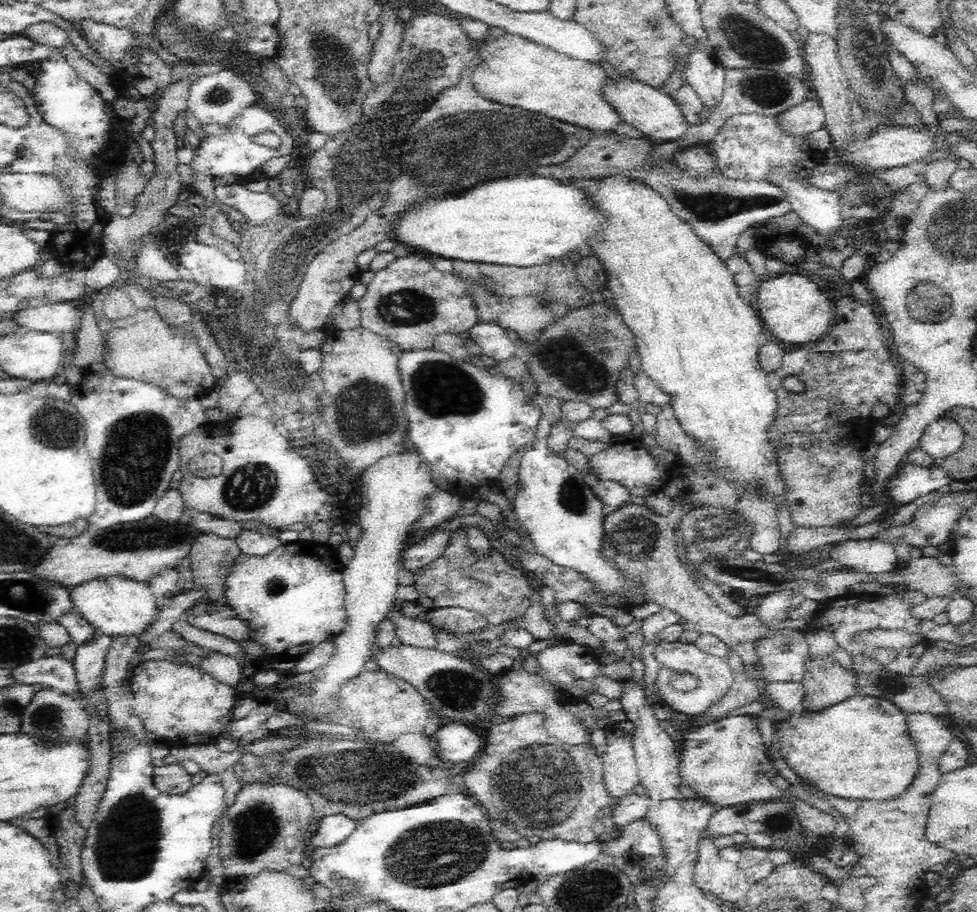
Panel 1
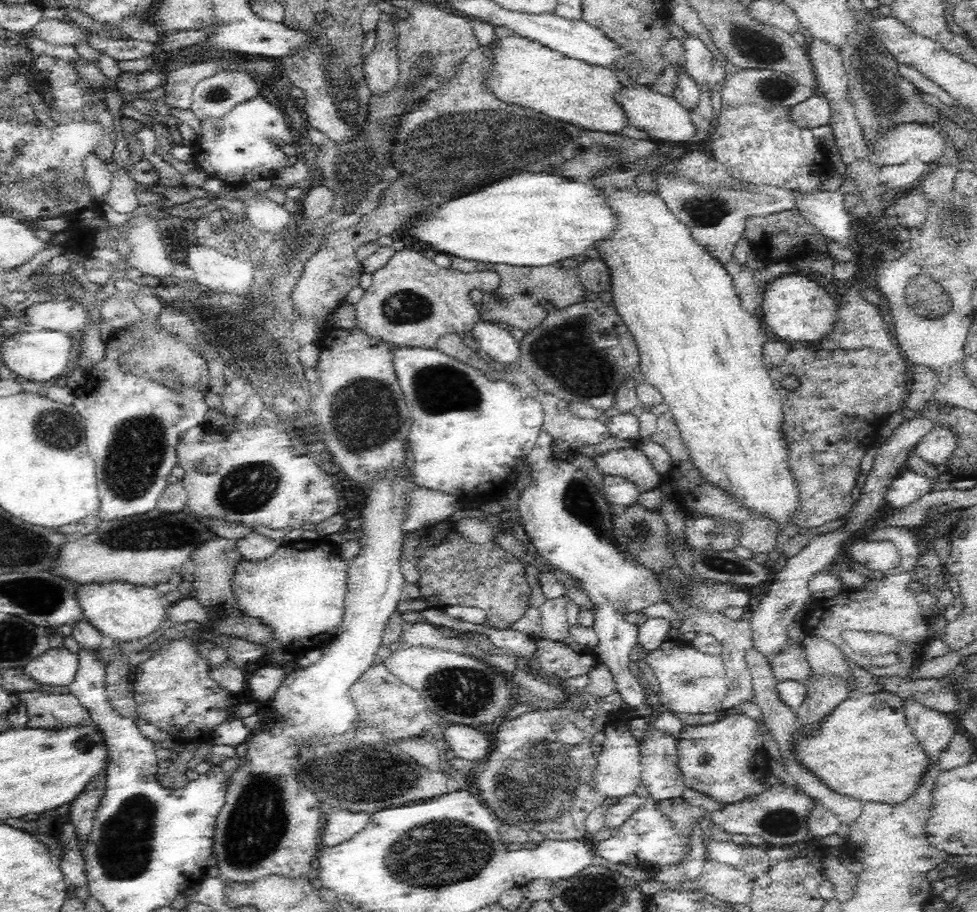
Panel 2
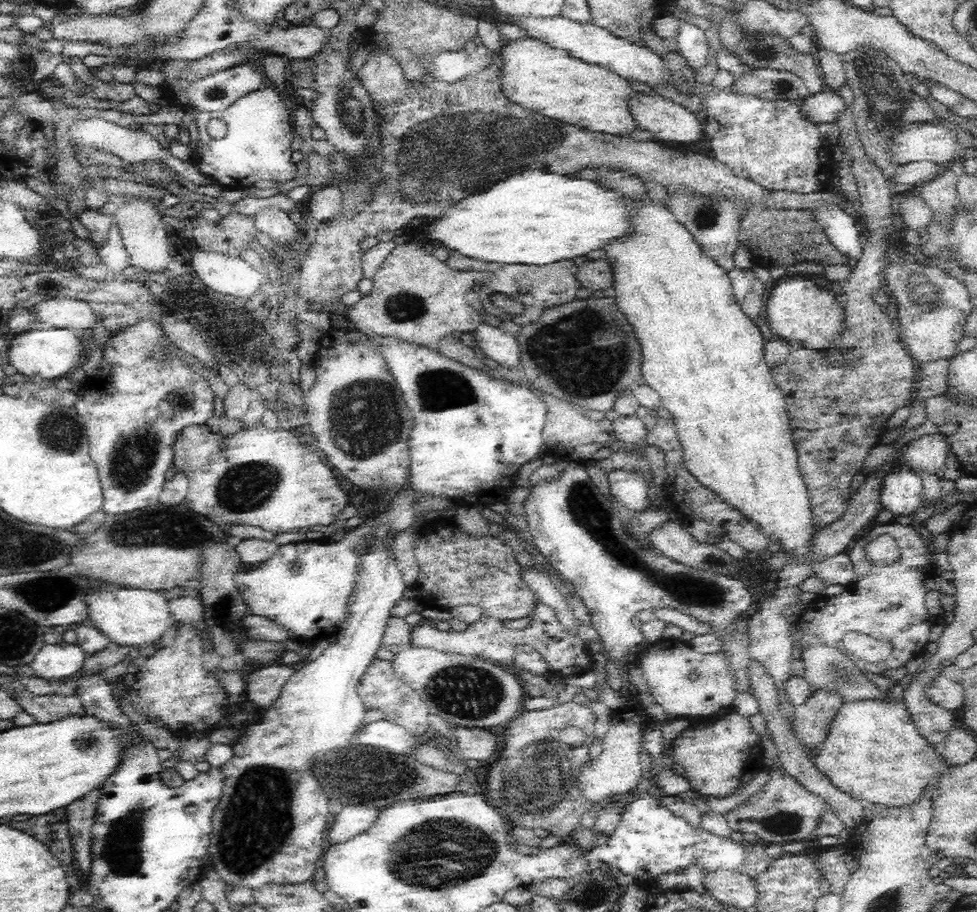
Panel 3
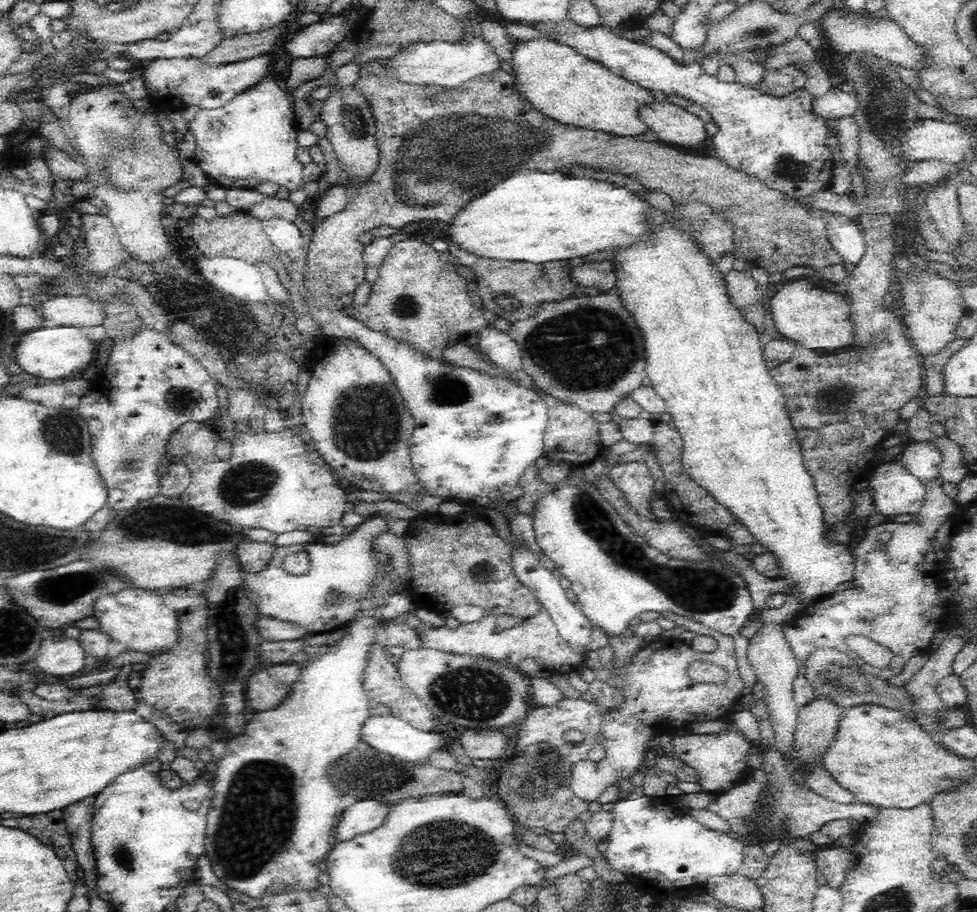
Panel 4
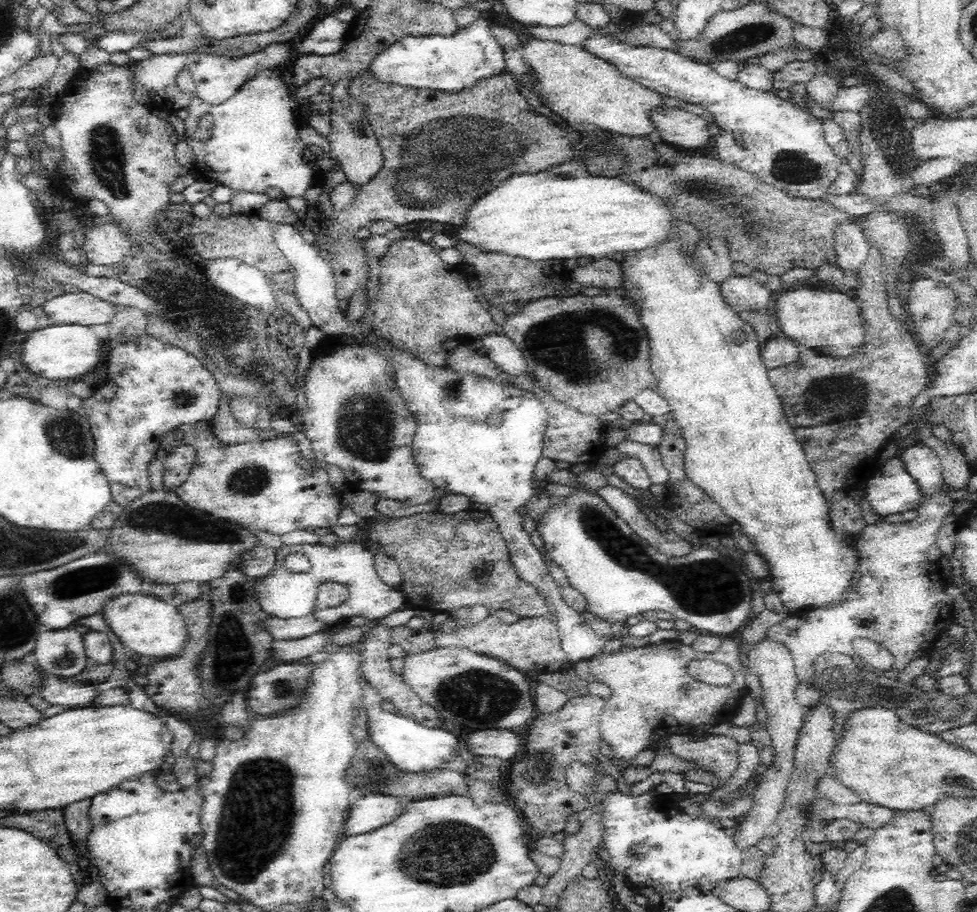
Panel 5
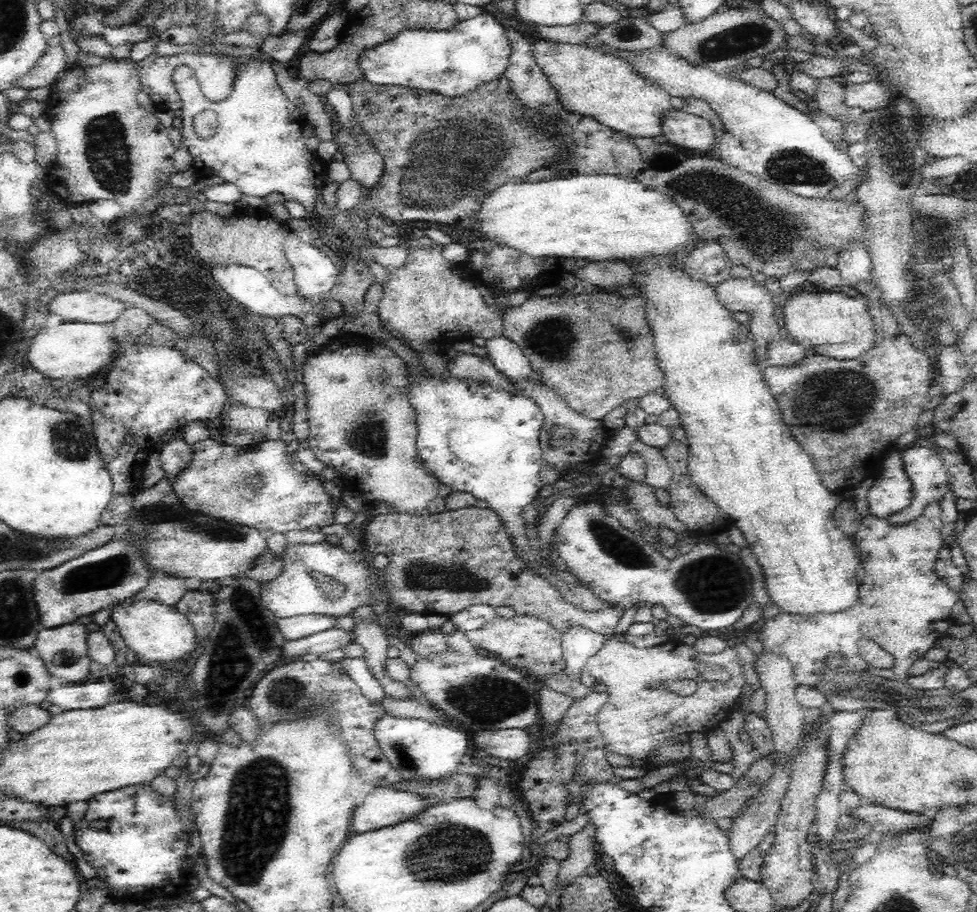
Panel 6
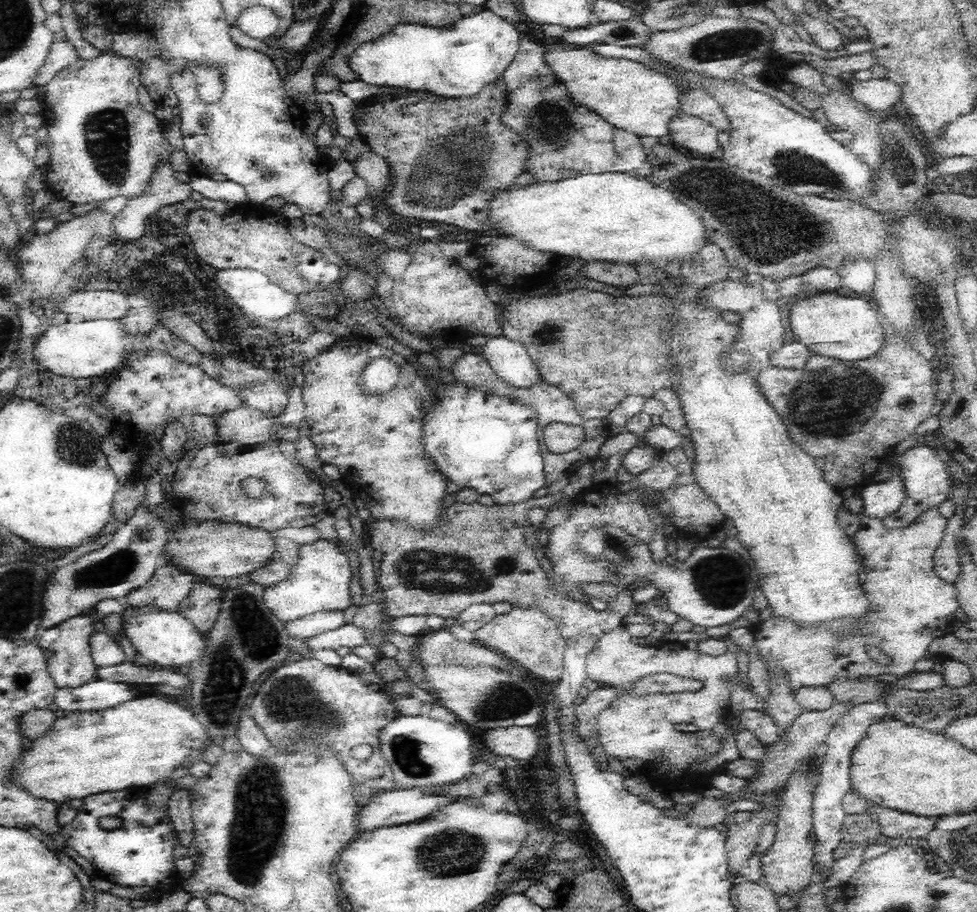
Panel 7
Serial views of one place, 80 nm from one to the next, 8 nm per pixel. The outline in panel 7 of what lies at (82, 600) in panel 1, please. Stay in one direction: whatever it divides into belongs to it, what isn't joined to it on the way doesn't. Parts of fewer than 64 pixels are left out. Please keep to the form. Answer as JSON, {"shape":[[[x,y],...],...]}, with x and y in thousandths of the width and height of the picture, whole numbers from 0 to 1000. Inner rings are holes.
{"shape":[[[155,663],[129,666],[123,672],[127,697],[137,708],[139,716],[143,715],[149,724],[164,730],[184,732],[200,728],[210,712],[210,701],[183,670],[169,671]]]}

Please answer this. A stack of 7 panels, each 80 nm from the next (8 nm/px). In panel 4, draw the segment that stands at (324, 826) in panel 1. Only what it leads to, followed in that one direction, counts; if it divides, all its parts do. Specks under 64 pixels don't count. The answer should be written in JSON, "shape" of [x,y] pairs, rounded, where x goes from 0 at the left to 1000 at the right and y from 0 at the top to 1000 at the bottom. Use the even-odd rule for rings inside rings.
{"shape":[[[366,874],[362,880],[351,887],[351,891],[343,904],[343,923],[354,923],[366,914],[379,912],[397,893],[395,882],[389,882],[385,877],[375,877],[375,875],[371,879],[366,879],[366,877],[371,877],[371,875]]]}

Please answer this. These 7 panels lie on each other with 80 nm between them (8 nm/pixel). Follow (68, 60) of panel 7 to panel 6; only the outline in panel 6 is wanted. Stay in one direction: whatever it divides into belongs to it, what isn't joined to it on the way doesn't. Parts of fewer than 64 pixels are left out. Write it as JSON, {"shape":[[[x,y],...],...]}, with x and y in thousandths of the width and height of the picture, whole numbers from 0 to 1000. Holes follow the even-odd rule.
{"shape":[[[62,49],[49,50],[45,59],[39,64],[37,72],[33,72],[27,81],[12,90],[12,96],[31,99],[52,94],[57,90],[57,86],[70,76],[68,65],[68,57]]]}

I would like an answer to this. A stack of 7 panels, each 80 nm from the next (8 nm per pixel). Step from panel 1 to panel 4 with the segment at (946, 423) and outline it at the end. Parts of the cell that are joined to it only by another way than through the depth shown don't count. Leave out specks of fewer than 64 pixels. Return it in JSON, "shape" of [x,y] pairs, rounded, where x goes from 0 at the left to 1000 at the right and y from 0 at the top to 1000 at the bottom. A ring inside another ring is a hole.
{"shape":[[[938,484],[927,489],[917,504],[923,507],[923,511],[946,531],[952,525],[963,526],[961,515],[964,513],[964,498],[962,489],[956,484]]]}

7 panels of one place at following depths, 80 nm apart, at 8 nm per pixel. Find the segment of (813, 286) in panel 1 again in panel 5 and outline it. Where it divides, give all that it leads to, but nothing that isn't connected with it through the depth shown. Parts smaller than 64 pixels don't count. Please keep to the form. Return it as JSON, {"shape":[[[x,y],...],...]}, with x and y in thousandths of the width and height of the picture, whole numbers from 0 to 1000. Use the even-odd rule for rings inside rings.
{"shape":[[[827,311],[815,313],[801,316],[792,336],[798,362],[824,383],[863,391],[877,386],[884,377],[883,351],[880,349],[878,332],[871,321],[831,317]]]}

